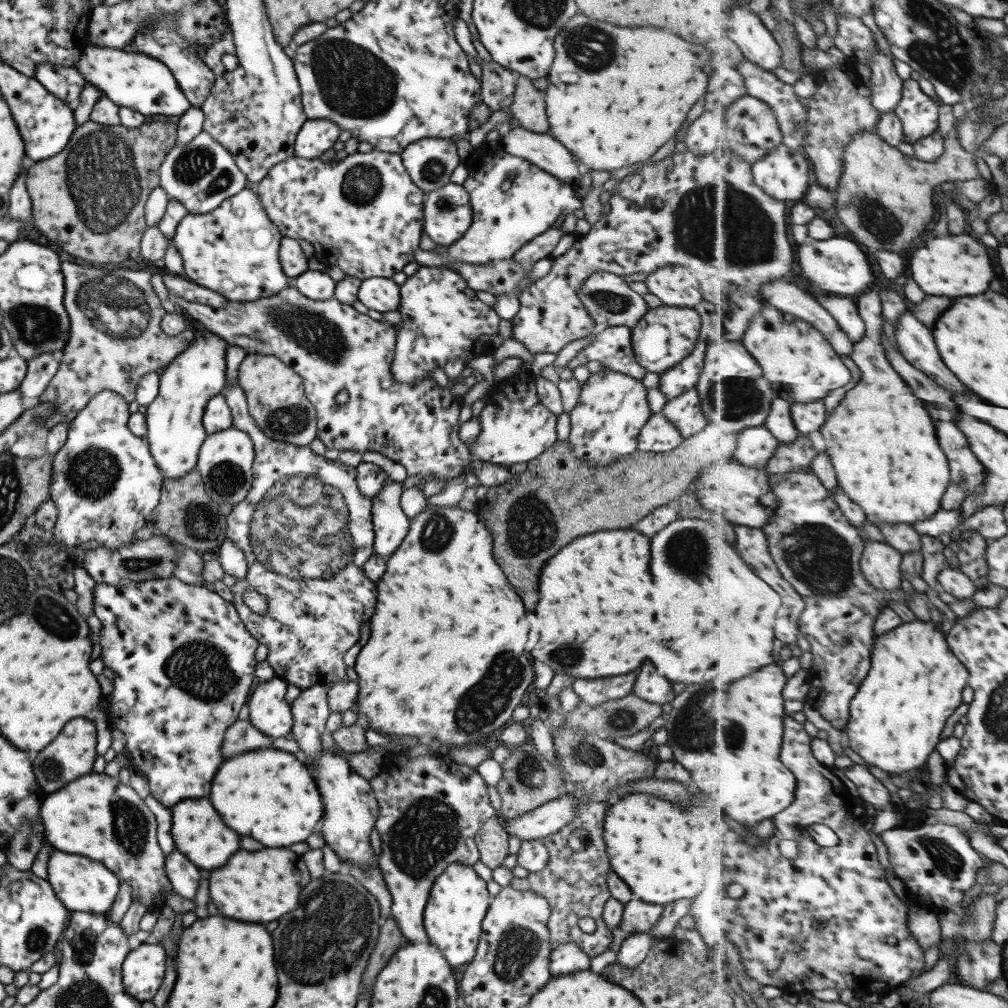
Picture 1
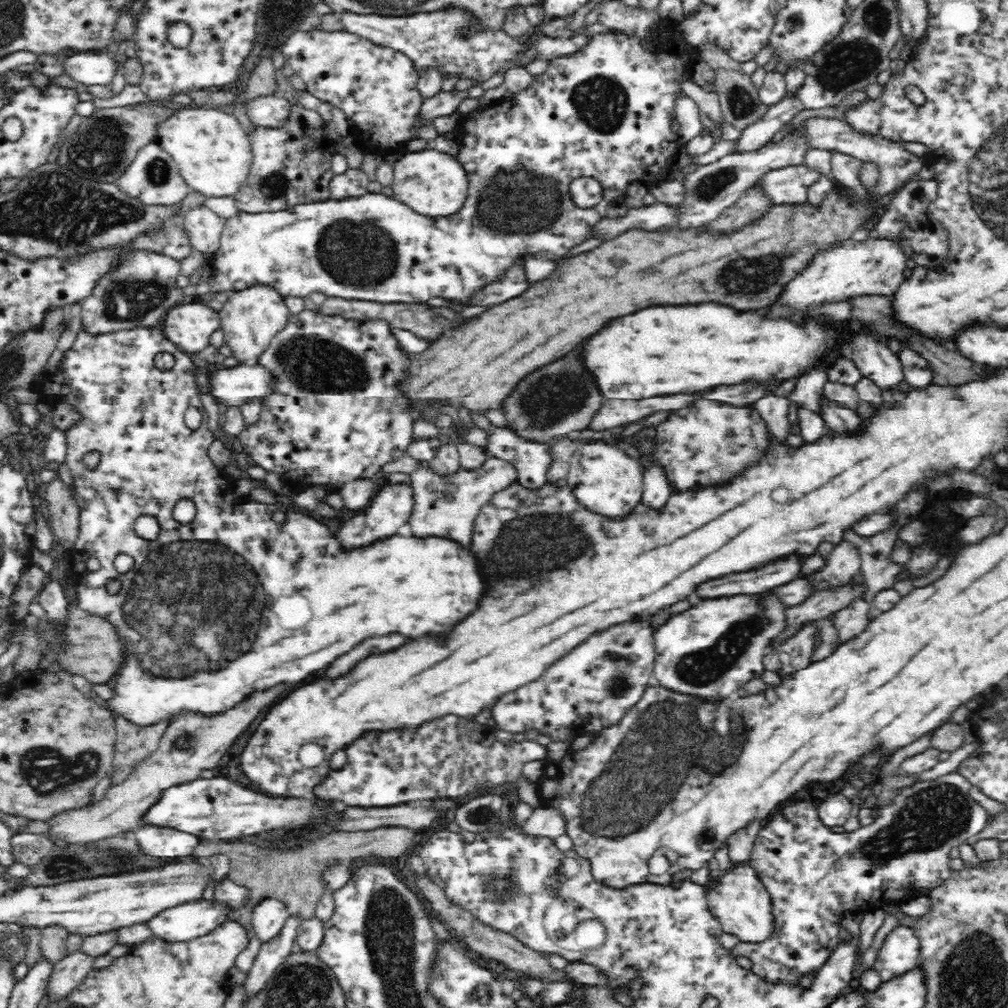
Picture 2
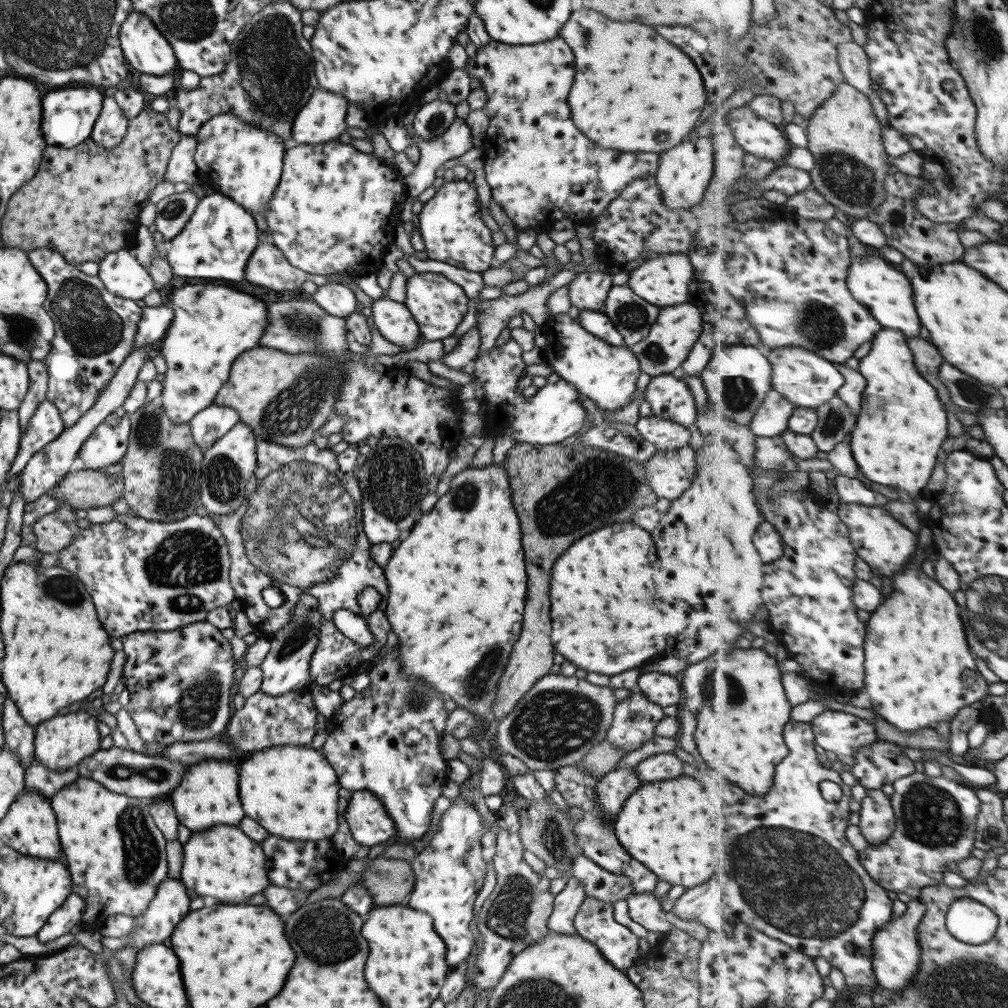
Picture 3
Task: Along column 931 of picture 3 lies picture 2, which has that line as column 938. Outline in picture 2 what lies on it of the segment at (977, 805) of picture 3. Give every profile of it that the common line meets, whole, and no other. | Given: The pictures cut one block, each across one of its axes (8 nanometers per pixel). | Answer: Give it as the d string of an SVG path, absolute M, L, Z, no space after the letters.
M958 773L919 781L901 789L888 806L878 808L872 824L861 826L855 832L841 834L823 826L815 798L805 797L780 809L760 829L748 862L772 897L775 920L773 935L760 944L739 942L729 951L730 955L734 959L740 956L750 959L751 969L768 982L785 980L786 983L797 984L803 975L813 978L830 957L831 950L839 944L839 923L847 912L858 908L866 912L876 908L878 902L886 900L924 897L926 890L937 888L949 880L953 874L950 870L950 850L978 835L989 820L987 810L968 793L970 786L970 781Z

